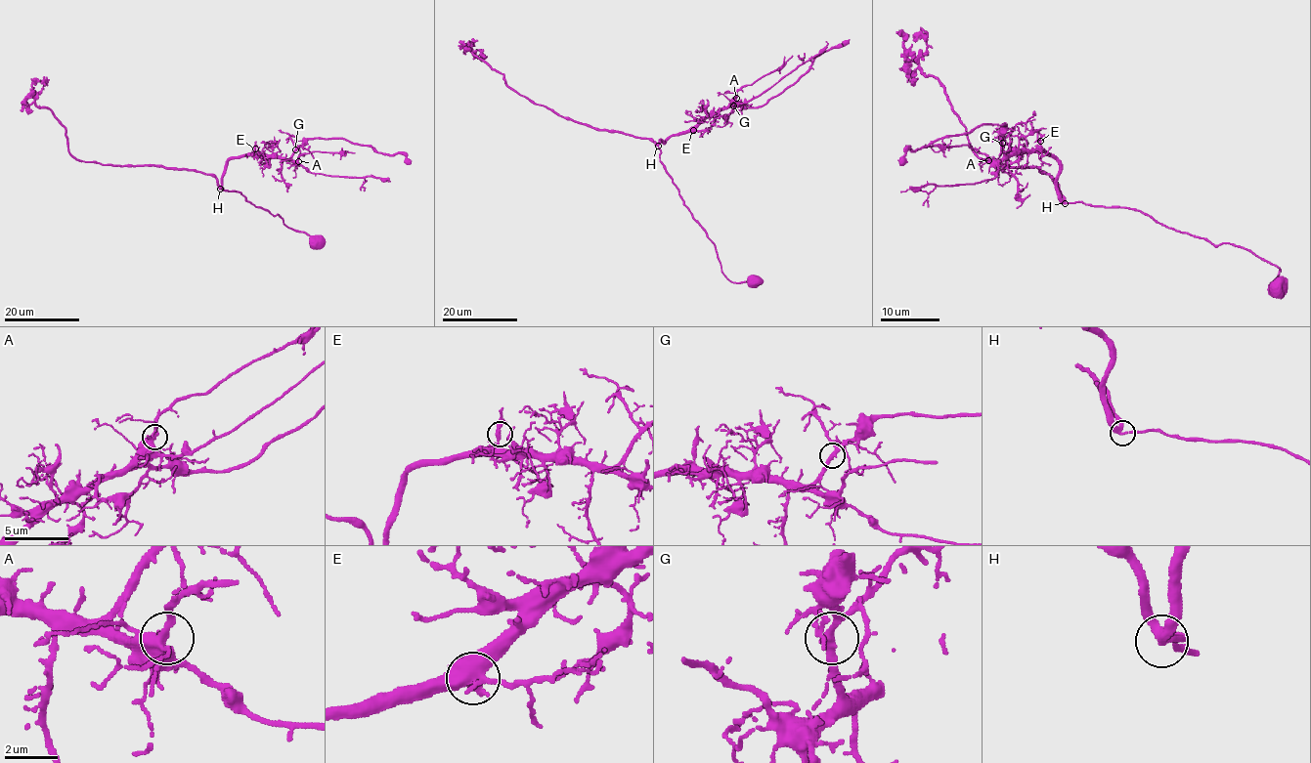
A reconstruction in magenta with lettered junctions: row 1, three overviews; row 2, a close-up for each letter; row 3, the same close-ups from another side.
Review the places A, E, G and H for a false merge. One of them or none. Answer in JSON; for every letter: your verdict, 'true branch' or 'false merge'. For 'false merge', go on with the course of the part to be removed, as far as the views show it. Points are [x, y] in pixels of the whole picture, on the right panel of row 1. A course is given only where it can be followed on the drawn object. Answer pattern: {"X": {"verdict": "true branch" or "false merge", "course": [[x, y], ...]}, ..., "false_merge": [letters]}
{"A": {"verdict": "true branch"}, "E": {"verdict": "true branch"}, "G": {"verdict": "true branch"}, "H": {"verdict": "true branch"}, "false_merge": []}

